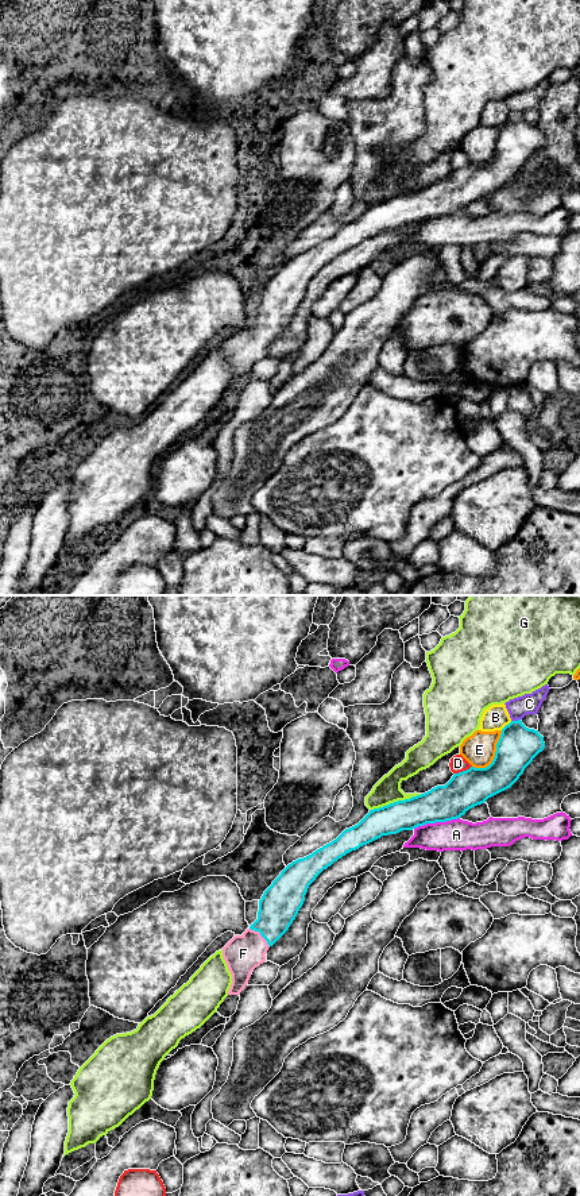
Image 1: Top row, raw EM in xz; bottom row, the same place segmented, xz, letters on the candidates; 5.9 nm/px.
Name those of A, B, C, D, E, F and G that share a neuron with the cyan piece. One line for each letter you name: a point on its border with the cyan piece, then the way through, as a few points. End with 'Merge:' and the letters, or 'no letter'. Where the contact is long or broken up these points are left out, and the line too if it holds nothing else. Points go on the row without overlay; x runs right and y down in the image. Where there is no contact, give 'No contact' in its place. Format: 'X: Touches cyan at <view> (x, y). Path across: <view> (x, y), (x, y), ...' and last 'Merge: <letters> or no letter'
F: Touches cyan at xz (260, 330). Path across: xz (281, 297), (273, 317), (260, 330), (243, 348)
Merge: F

